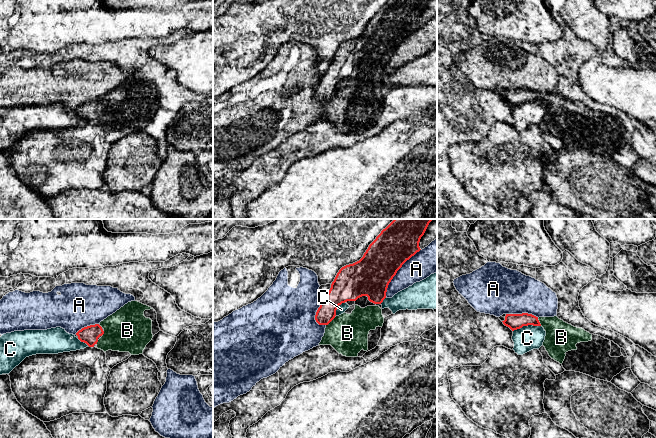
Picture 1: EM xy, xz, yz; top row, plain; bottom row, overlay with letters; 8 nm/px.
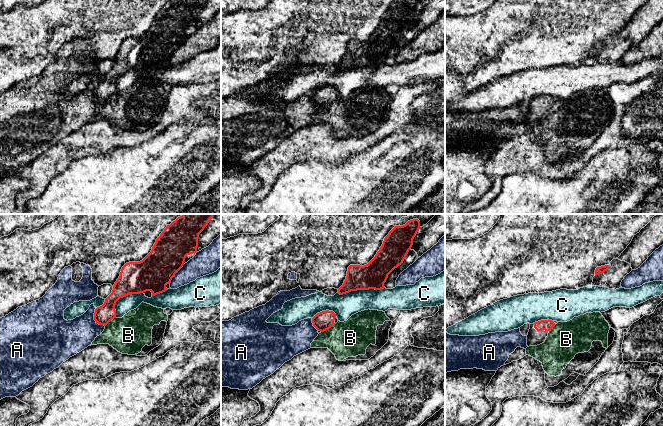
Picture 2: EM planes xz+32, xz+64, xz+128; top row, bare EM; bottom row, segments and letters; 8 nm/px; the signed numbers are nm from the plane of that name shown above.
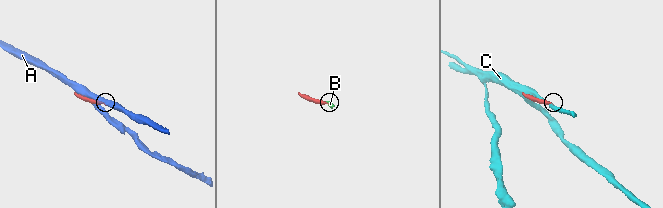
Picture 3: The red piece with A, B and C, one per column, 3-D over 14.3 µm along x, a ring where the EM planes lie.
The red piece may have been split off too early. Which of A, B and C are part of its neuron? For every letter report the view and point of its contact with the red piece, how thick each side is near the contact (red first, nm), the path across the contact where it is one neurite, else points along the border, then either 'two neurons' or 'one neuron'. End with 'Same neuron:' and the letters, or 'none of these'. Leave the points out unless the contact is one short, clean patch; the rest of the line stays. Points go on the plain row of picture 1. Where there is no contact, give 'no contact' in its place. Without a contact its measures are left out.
A: contact xz (396, 48); calibres 320 and 200 nm; two neurons
B: contact xz (330, 97); calibres 180 and 320 nm; way xz (340, 68), (330, 79), (330, 97), (341, 108), (347, 109); one neuron
C: contact yz (526, 101); calibres 130 and 200 nm; two neurons
Same neuron: B

